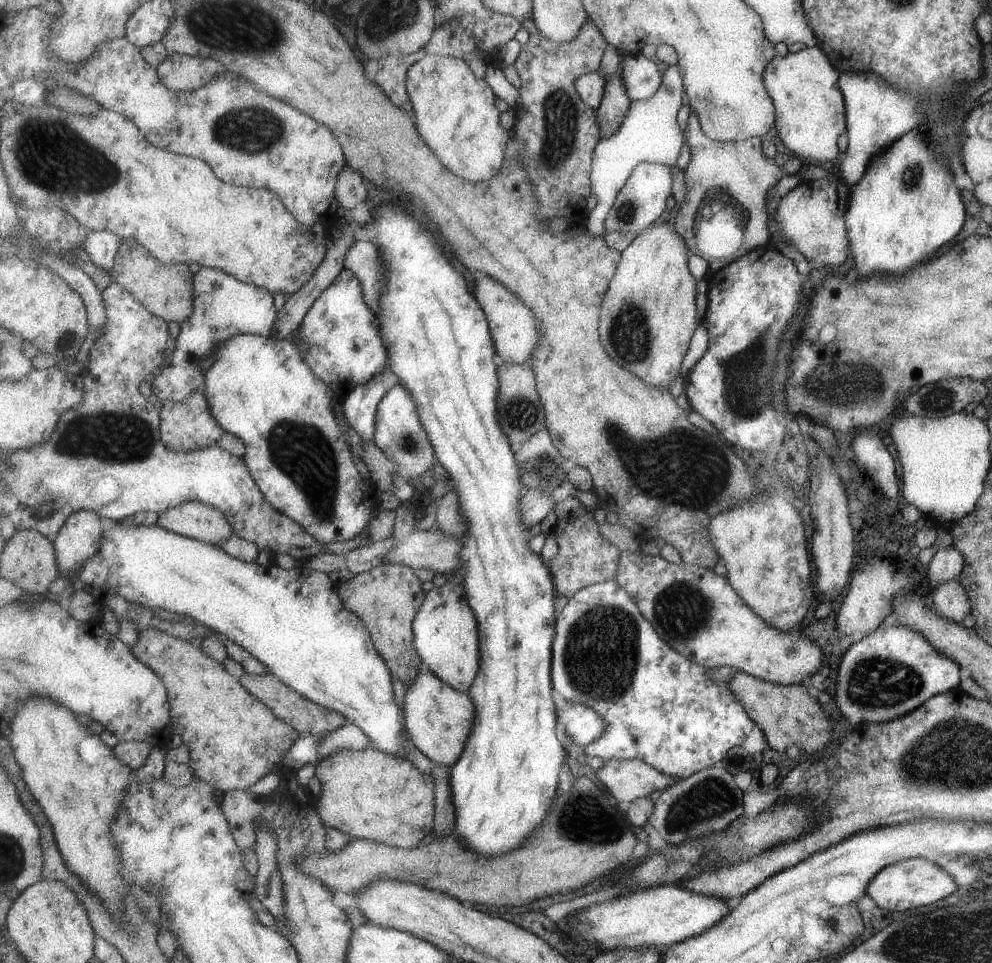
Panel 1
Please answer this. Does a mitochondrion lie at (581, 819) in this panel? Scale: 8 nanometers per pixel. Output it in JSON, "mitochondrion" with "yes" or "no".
{"mitochondrion":"yes"}

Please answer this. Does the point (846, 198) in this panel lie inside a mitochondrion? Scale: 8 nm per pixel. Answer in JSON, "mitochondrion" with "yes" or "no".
{"mitochondrion":"no"}

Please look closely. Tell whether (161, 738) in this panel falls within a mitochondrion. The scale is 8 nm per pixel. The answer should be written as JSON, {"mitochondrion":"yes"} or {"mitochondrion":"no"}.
{"mitochondrion":"no"}

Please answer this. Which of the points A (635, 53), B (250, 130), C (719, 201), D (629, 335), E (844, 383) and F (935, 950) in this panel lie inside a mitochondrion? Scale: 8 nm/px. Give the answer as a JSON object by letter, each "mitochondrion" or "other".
{"A":"other","B":"mitochondrion","C":"mitochondrion","D":"mitochondrion","E":"mitochondrion","F":"mitochondrion"}

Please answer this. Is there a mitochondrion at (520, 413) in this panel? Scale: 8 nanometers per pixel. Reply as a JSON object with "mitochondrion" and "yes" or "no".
{"mitochondrion":"yes"}

